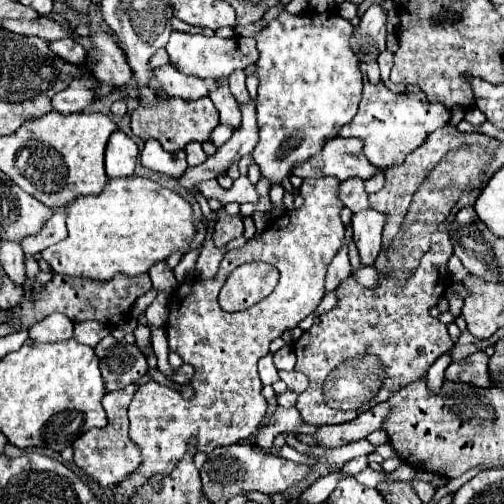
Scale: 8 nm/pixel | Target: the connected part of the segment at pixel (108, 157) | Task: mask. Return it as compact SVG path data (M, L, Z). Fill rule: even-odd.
M117 129L109 141L107 141L107 149L105 149L105 169L107 169L107 177L115 179L115 177L131 177L133 169L137 165L137 155L139 155L139 147L137 143L125 135L121 129Z

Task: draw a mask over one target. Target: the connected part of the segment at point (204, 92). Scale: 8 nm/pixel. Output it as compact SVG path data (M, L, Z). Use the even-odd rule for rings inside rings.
M163 65L153 71L151 87L155 91L165 89L171 97L201 99L217 89L217 81L215 79L199 79L195 75L181 75L181 71L177 71L177 67Z

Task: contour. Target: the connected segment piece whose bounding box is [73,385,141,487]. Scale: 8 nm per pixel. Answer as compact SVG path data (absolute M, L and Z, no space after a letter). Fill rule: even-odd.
M129 385L129 387L121 389L121 391L105 393L103 407L105 407L105 413L107 413L107 427L89 429L87 433L83 433L73 443L73 451L75 451L73 463L85 475L89 475L95 483L99 483L101 487L117 485L121 479L125 479L125 475L131 475L141 463L141 451L129 439L129 419L127 419L127 407L129 407L135 391L137 391L137 385Z

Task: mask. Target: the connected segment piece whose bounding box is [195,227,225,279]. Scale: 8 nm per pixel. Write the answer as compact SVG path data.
M209 227L205 243L203 243L203 251L201 251L199 259L197 259L197 271L195 271L195 275L197 275L199 279L211 279L211 275L217 273L219 261L221 261L223 255L225 255L225 249L219 249L219 247L213 245L211 237L213 229L214 227Z

